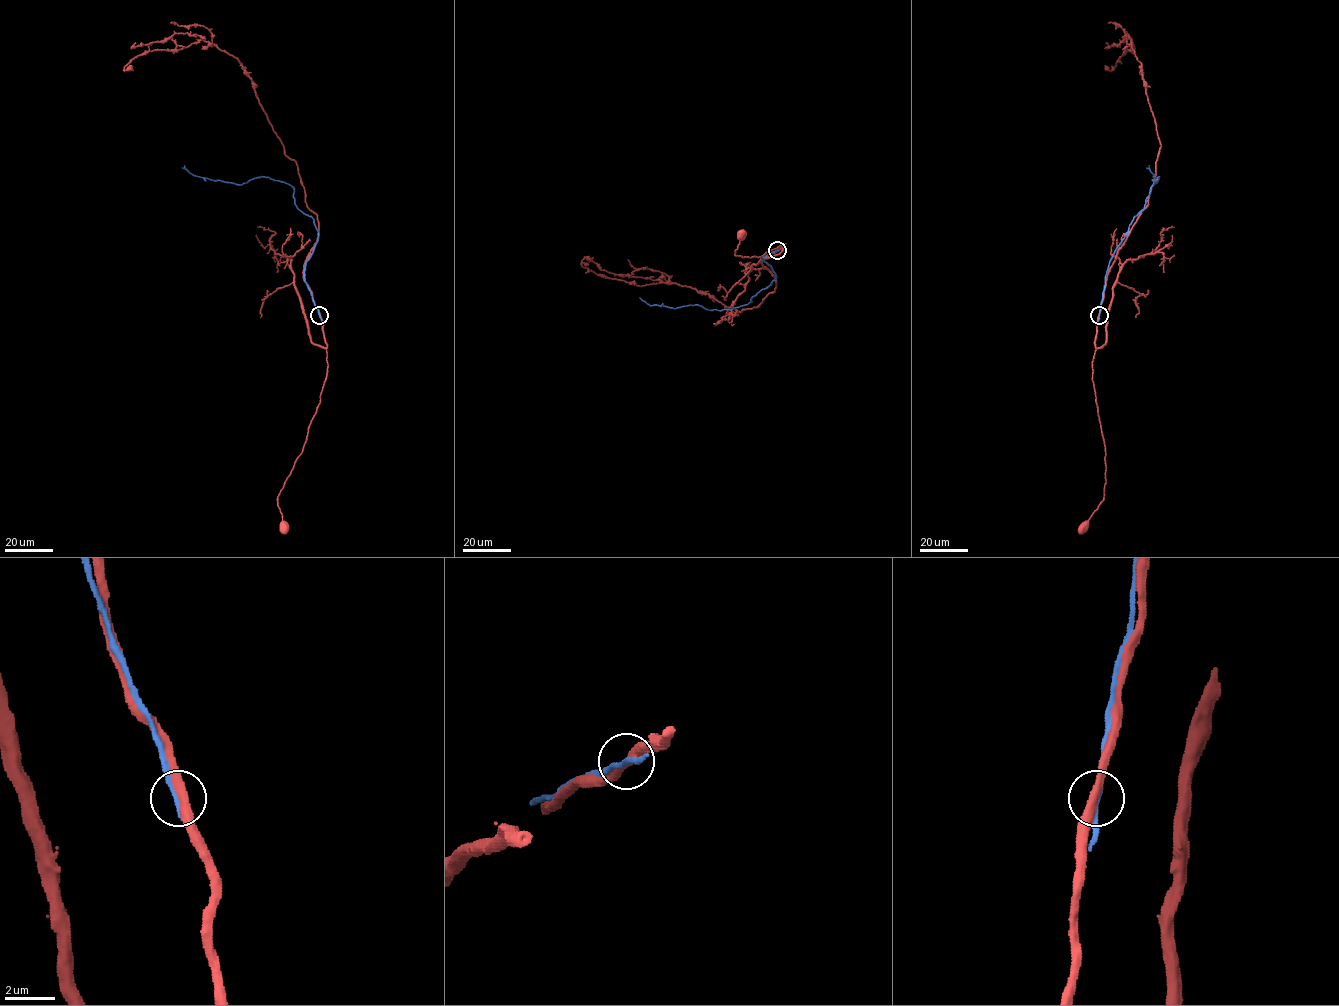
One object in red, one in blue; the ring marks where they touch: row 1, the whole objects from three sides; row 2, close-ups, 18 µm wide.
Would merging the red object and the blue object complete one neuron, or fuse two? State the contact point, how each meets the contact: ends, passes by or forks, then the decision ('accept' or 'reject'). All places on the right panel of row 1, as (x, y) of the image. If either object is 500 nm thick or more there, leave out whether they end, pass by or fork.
(1099, 315) | red passes by | blue passes by | reject

